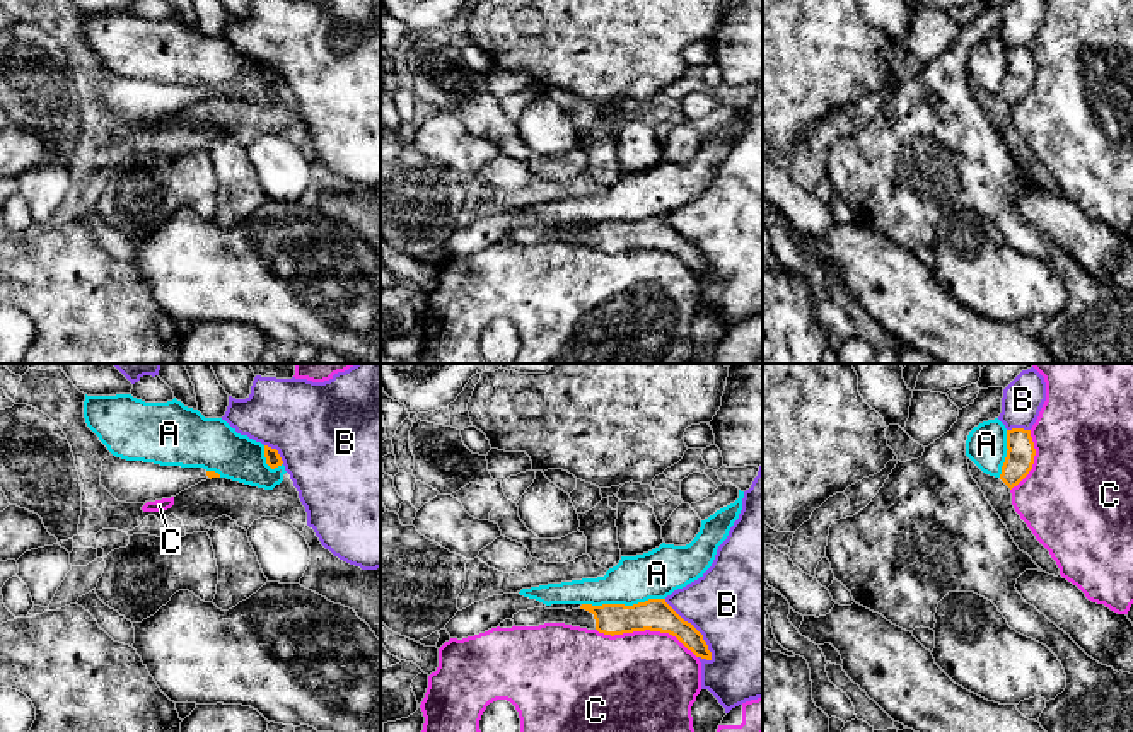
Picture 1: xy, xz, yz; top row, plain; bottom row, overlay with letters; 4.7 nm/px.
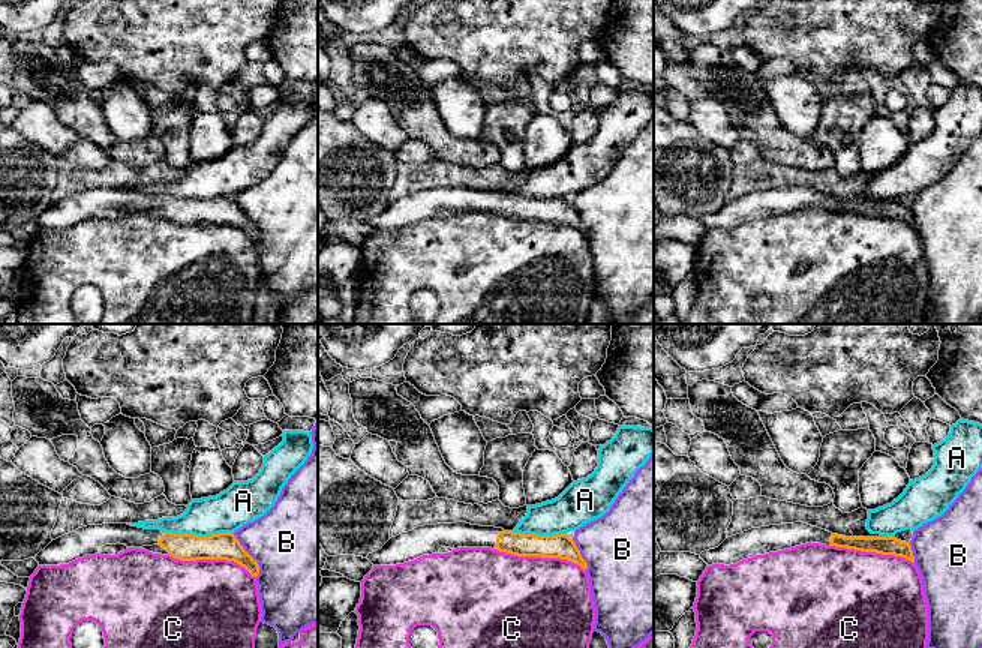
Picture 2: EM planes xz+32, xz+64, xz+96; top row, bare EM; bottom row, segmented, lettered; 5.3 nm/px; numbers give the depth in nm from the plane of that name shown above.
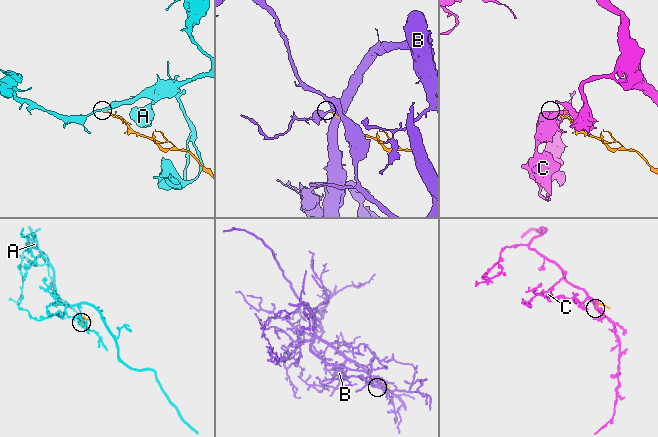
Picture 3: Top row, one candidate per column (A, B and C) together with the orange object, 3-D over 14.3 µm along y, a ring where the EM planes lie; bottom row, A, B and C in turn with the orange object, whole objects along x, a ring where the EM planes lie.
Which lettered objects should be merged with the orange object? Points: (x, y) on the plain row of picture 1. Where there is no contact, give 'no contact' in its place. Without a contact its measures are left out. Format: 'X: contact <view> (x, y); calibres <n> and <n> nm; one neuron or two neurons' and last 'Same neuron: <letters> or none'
A: contact xz (623, 222); calibres 160 and 220 nm; two neurons
B: contact xz (697, 248); calibres 160 and 480 nm; two neurons
C: contact xz (647, 246); calibres 160 and 480 nm; two neurons
Same neuron: none

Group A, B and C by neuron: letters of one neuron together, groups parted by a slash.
A / B / C

